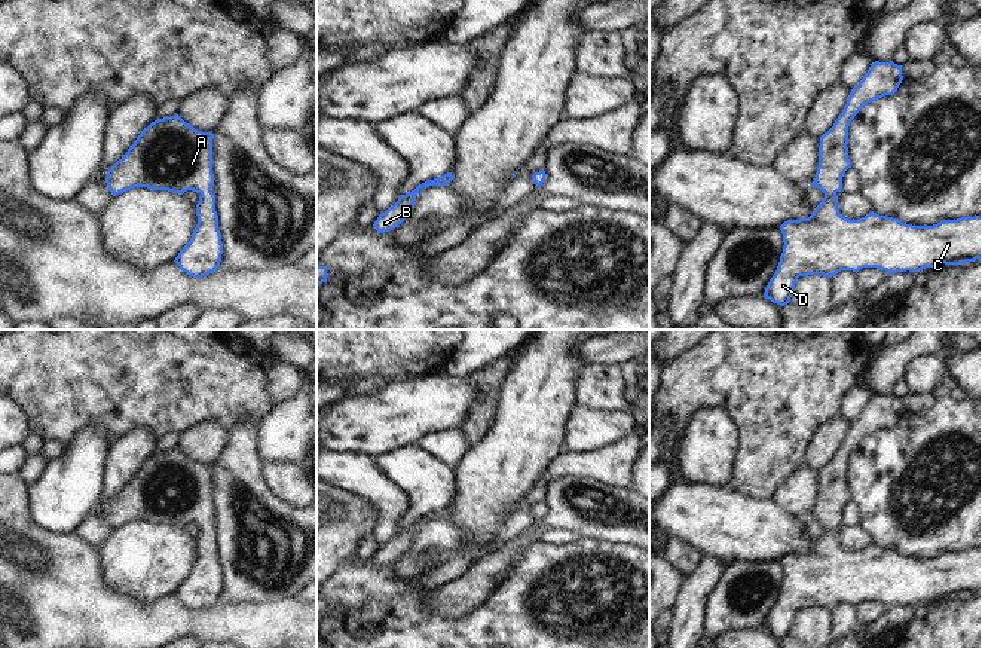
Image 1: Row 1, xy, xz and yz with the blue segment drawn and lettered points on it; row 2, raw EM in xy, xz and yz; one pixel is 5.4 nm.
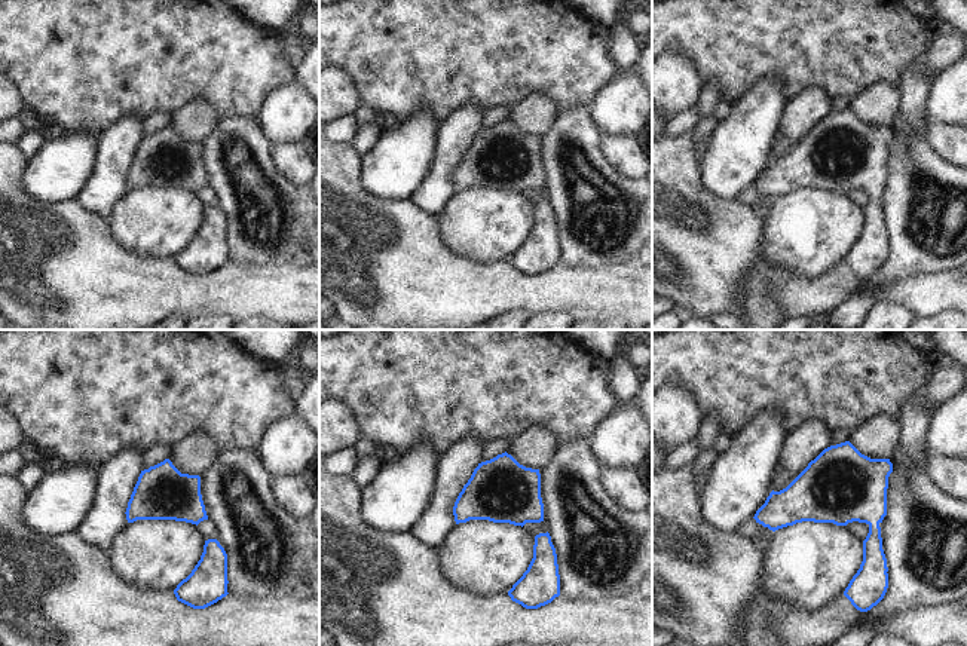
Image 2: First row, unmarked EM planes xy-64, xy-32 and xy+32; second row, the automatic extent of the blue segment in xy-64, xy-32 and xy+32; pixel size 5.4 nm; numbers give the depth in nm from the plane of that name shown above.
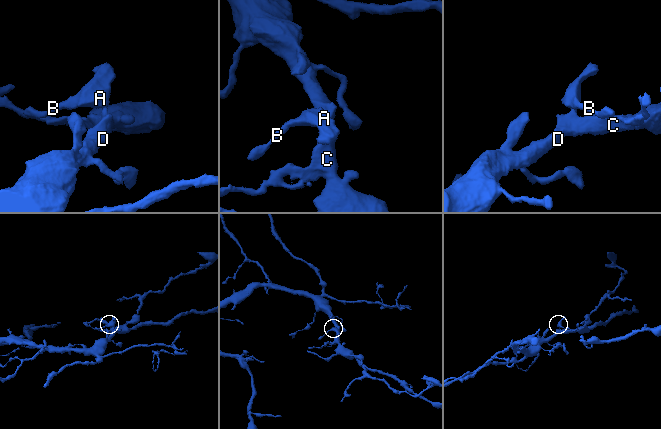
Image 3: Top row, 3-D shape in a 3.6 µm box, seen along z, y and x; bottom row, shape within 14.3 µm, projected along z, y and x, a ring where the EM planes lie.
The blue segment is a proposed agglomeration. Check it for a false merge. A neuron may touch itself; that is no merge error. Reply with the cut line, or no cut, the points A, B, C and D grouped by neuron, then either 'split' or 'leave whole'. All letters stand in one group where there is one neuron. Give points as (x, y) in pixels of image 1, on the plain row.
no cut | A B C D | leave whole

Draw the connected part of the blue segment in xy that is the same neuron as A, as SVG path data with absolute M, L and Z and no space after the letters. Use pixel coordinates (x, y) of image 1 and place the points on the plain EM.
M178 447L152 455L128 485L107 504L113 529L134 520L199 526L198 557L175 590L183 605L202 611L220 599L223 577L218 563L212 507L212 465L202 465Z

